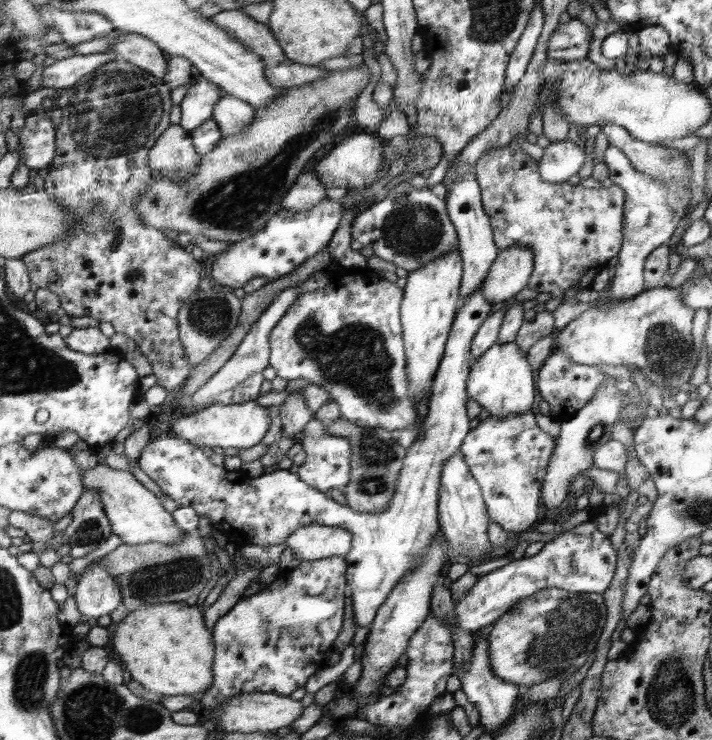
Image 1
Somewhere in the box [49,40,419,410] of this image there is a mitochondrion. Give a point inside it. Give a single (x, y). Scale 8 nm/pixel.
(239, 202)

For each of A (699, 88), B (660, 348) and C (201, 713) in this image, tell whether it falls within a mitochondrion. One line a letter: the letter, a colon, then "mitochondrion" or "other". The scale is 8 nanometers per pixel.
A: other
B: mitochondrion
C: other

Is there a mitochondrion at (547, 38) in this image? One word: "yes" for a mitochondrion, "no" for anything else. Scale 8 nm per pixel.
no

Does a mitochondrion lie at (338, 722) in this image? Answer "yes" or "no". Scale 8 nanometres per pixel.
no

